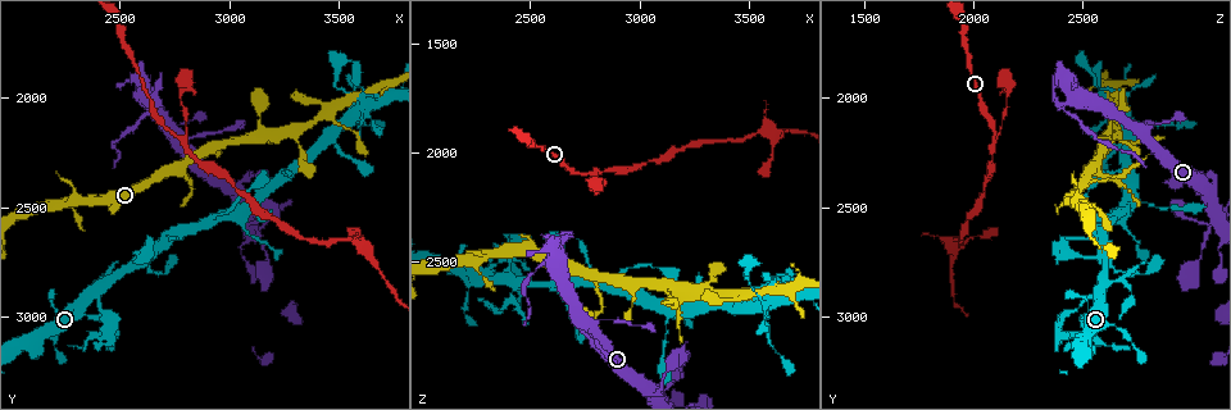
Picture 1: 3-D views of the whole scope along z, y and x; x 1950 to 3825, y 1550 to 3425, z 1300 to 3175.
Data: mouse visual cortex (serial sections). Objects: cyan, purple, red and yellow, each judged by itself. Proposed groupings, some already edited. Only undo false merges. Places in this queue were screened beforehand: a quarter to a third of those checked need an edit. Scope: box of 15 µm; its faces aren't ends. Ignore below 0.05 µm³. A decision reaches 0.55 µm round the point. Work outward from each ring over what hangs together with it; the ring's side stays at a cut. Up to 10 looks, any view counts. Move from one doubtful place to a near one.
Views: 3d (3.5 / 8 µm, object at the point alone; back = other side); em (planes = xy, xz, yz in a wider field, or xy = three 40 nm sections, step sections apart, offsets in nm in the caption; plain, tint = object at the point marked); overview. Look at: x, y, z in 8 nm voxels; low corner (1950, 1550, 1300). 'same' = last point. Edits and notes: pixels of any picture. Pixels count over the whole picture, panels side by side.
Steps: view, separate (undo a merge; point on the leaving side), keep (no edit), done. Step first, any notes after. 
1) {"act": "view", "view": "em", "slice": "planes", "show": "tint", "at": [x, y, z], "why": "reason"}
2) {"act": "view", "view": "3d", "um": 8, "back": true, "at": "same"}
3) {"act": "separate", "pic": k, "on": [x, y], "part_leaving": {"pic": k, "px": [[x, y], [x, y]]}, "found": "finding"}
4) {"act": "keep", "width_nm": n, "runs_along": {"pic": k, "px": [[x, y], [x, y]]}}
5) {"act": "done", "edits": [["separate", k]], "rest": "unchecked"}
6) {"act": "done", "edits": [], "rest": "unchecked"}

{"act": "view", "view": "3d", "um": 3.5, "at": [2760, 2180, 2090], "why": "side arm on a straight run"}

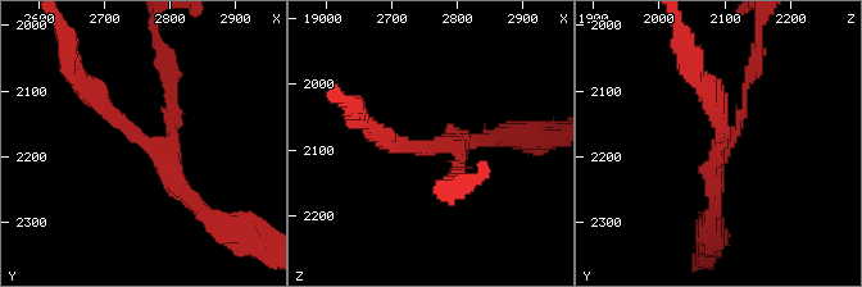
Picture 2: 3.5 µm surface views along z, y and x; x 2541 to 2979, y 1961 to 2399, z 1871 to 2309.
{"act": "view", "view": "em", "slice": "xy", "step": 5, "show": "plain", "at": [2770, 2180, 2090]}

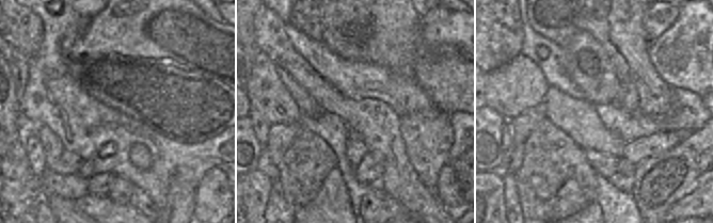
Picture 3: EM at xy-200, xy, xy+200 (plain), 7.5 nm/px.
{"act": "view", "view": "em", "slice": "xy", "step": 5, "show": "tint", "at": "same"}

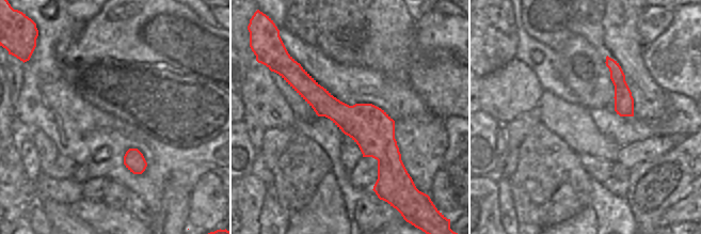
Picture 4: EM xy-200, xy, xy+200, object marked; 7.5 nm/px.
{"act": "keep", "arms": 3, "runs_along": {"pic": 2, "px": [[86, 86], [164, 160], [204, 212]]}, "found": "continuous, no second cell"}

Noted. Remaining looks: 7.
{"act": "view", "view": "3d", "um": 3.5, "back": true, "at": [2760, 2190, 2800], "why": "narrows sharply"}

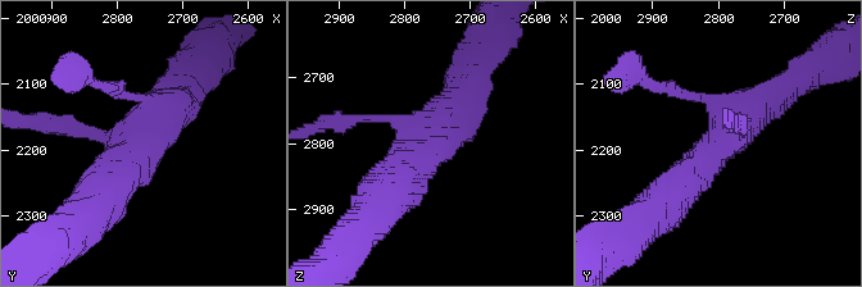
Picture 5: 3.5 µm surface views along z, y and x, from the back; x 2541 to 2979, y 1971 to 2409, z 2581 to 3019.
{"act": "view", "view": "em", "slice": "xy", "step": 1, "show": "tint", "at": [2760, 2180, 2795], "why": "need the tissue"}

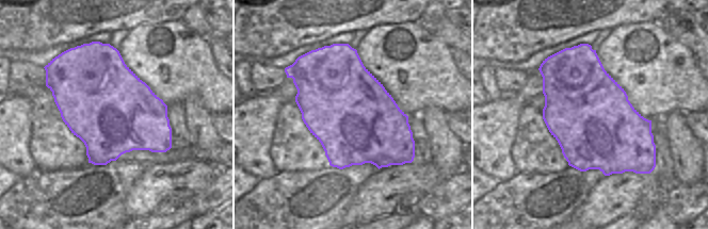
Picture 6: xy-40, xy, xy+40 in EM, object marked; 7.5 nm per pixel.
{"act": "keep", "width_nm": 650, "runs_along": {"pic": 5, "px": [[670, 197], [745, 110], [779, 95]]}, "found": "continuous, no second cell"}

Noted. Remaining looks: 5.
{"act": "view", "view": "3d", "um": 3.5, "at": [3130, 2580, 3080], "why": "thick turns thin"}

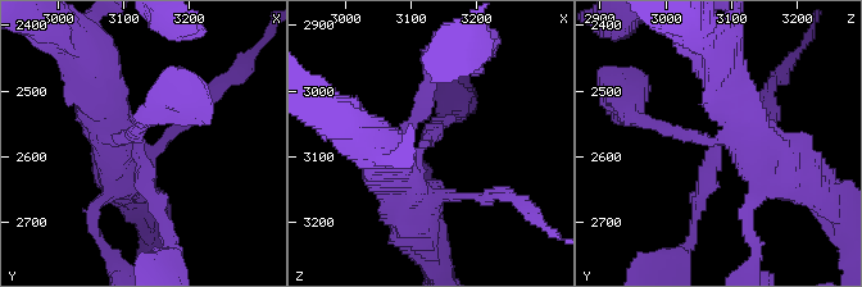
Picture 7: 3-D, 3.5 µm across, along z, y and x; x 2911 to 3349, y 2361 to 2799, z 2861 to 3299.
{"act": "view", "view": "em", "slice": "planes", "show": "tint", "at": "same", "why": "shape alone is not enough"}

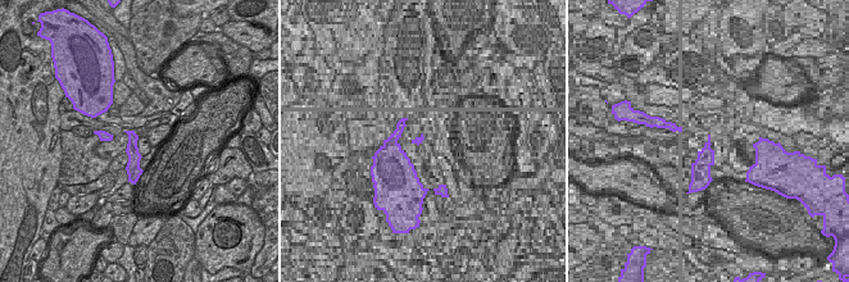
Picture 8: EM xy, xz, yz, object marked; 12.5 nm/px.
{"act": "keep", "arm_widths_nm": [150, 200, 500, 600], "runs_along": {"pic": 7, "px": [[95, 83], [139, 139], [158, 217]]}, "found": "all the same cell"}

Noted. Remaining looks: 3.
{"act": "view", "view": "3d", "um": 3.5, "at": [2620, 2030, 2440], "why": "a fork"}

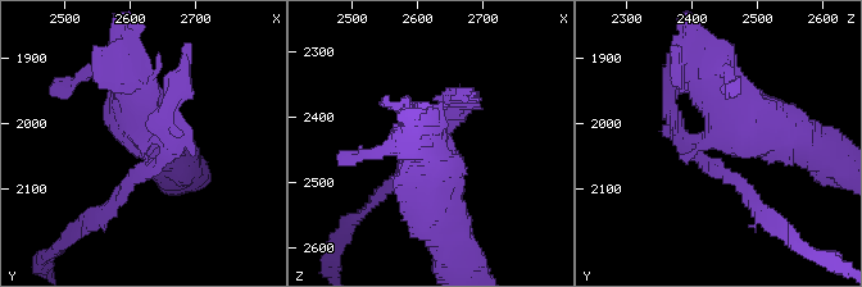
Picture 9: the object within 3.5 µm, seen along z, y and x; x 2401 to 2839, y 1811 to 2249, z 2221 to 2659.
{"act": "view", "view": "em", "slice": "xy", "step": 2, "show": "tint", "at": [2625, 2035, 2445]}

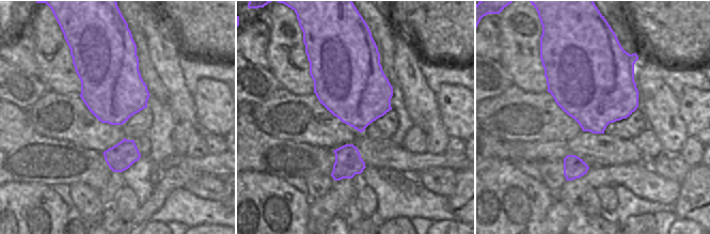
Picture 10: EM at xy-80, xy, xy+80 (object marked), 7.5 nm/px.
{"act": "separate", "pic": 9, "on": [173, 91], "part_leaving": {"pic": 9, "px": [[150, 160], [107, 212], [76, 232]]}, "found": "a second cell is stuck on"}

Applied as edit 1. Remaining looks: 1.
{"act": "done", "edits": [["separate", 9]], "rest": "unchecked"}

